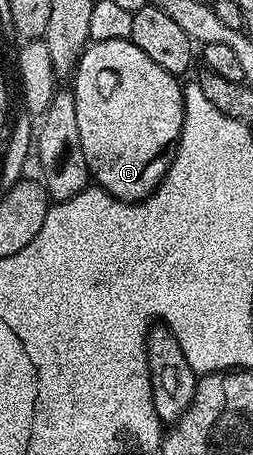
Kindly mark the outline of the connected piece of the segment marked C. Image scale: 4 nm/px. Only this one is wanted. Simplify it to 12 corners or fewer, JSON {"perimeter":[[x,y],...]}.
{"perimeter":[[128,38],[71,78],[92,181],[139,202],[185,115],[178,75]]}

